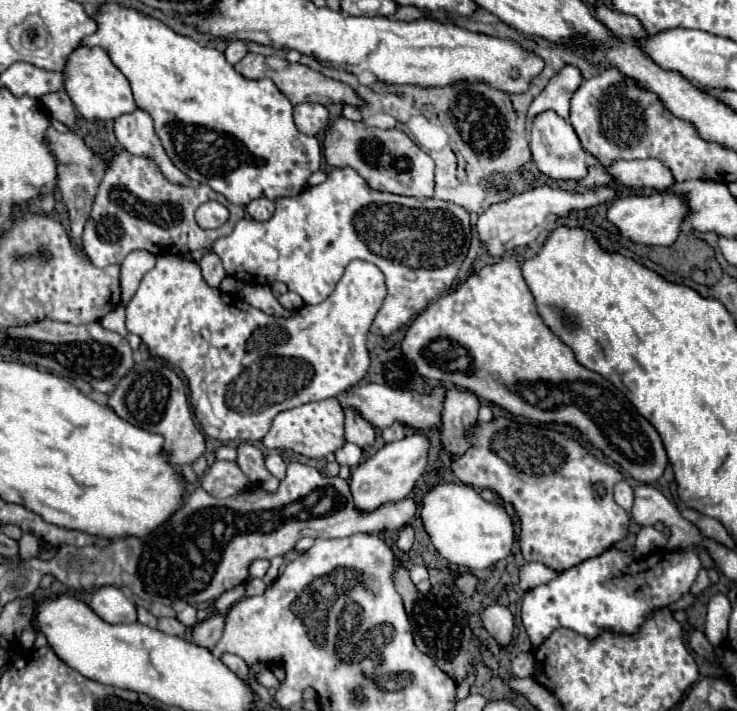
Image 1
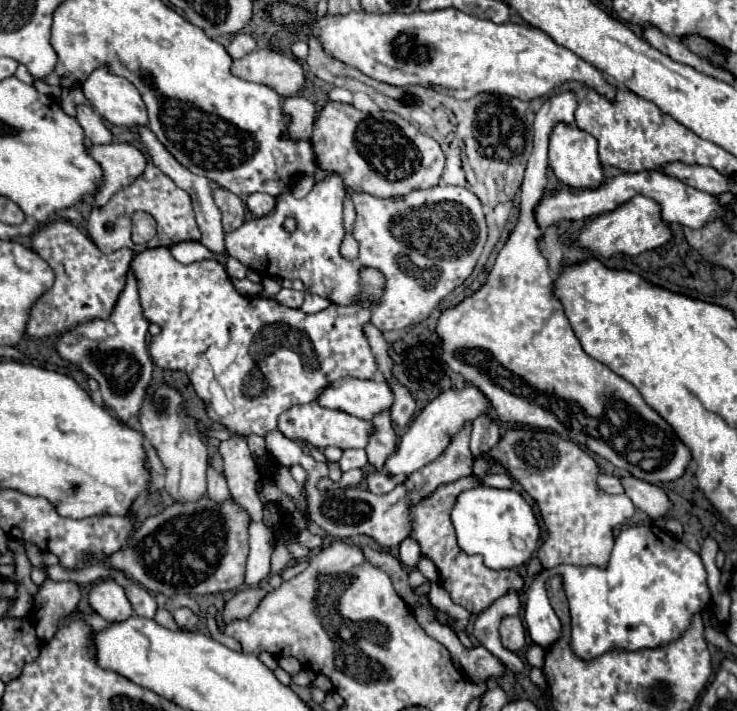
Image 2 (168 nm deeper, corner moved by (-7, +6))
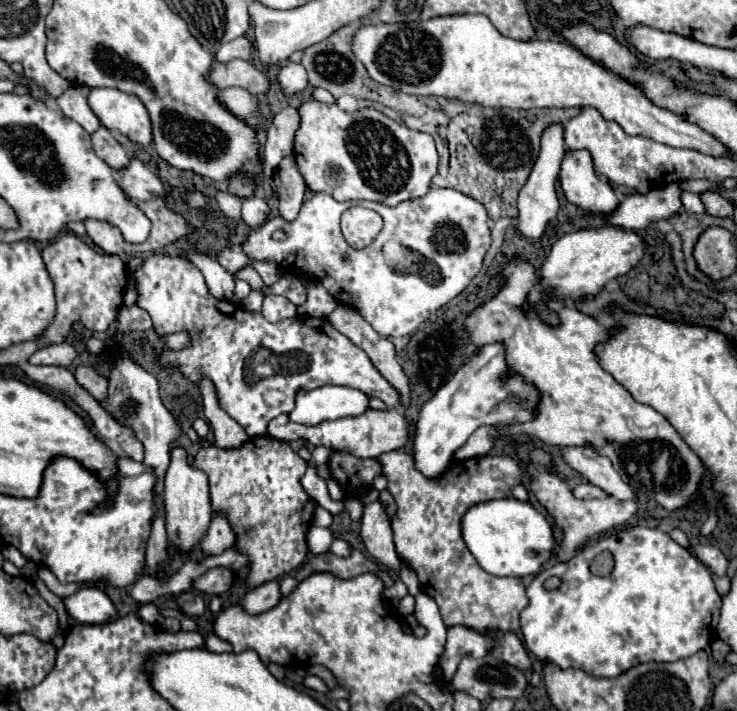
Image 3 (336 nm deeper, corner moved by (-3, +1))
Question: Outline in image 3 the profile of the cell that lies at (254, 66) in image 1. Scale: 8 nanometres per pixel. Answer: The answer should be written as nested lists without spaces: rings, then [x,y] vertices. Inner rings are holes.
[[[230,60],[226,64],[214,62],[206,80],[216,88],[230,88],[230,86],[248,88],[248,92],[256,92],[256,96],[264,94],[270,82],[262,70],[248,64],[246,60]]]

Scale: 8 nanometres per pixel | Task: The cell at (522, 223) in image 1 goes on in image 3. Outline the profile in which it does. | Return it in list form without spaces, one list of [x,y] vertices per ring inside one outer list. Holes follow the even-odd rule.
[[[668,184],[666,188],[654,188],[648,194],[630,194],[626,200],[602,220],[610,226],[622,226],[626,230],[642,230],[656,220],[666,220],[672,212],[680,212],[680,186]]]

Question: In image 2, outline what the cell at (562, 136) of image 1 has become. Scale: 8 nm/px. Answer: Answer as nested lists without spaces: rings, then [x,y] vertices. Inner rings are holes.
[[[556,123],[550,135],[550,147],[548,147],[548,161],[554,171],[554,175],[568,187],[574,189],[584,189],[584,187],[598,187],[604,181],[602,175],[602,165],[598,161],[596,153],[596,139],[582,131],[576,125],[566,125],[566,123]]]

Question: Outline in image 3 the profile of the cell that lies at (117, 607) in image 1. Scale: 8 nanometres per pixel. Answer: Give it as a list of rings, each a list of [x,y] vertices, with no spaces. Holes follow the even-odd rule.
[[[82,588],[62,598],[66,612],[80,624],[104,624],[116,616],[114,602],[98,588]]]

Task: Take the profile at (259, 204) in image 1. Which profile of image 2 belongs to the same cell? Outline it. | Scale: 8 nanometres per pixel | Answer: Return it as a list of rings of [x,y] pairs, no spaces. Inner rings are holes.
[[[252,193],[252,195],[248,197],[246,205],[248,205],[248,209],[250,209],[256,217],[264,217],[264,215],[268,215],[268,213],[274,209],[276,199],[274,199],[272,195],[268,195],[268,193]]]

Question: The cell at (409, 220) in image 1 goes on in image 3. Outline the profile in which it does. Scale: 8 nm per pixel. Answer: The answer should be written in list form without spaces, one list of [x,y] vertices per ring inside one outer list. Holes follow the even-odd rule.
[[[430,188],[424,198],[394,208],[366,200],[338,202],[324,192],[312,194],[294,222],[278,216],[252,230],[244,240],[244,252],[276,262],[284,274],[320,280],[340,304],[364,308],[360,314],[376,332],[398,338],[414,332],[474,280],[490,244],[488,214],[478,200],[452,188]],[[354,204],[372,208],[384,218],[382,232],[364,250],[350,248],[340,232],[340,216]],[[276,230],[284,230],[286,240],[272,240]]]

